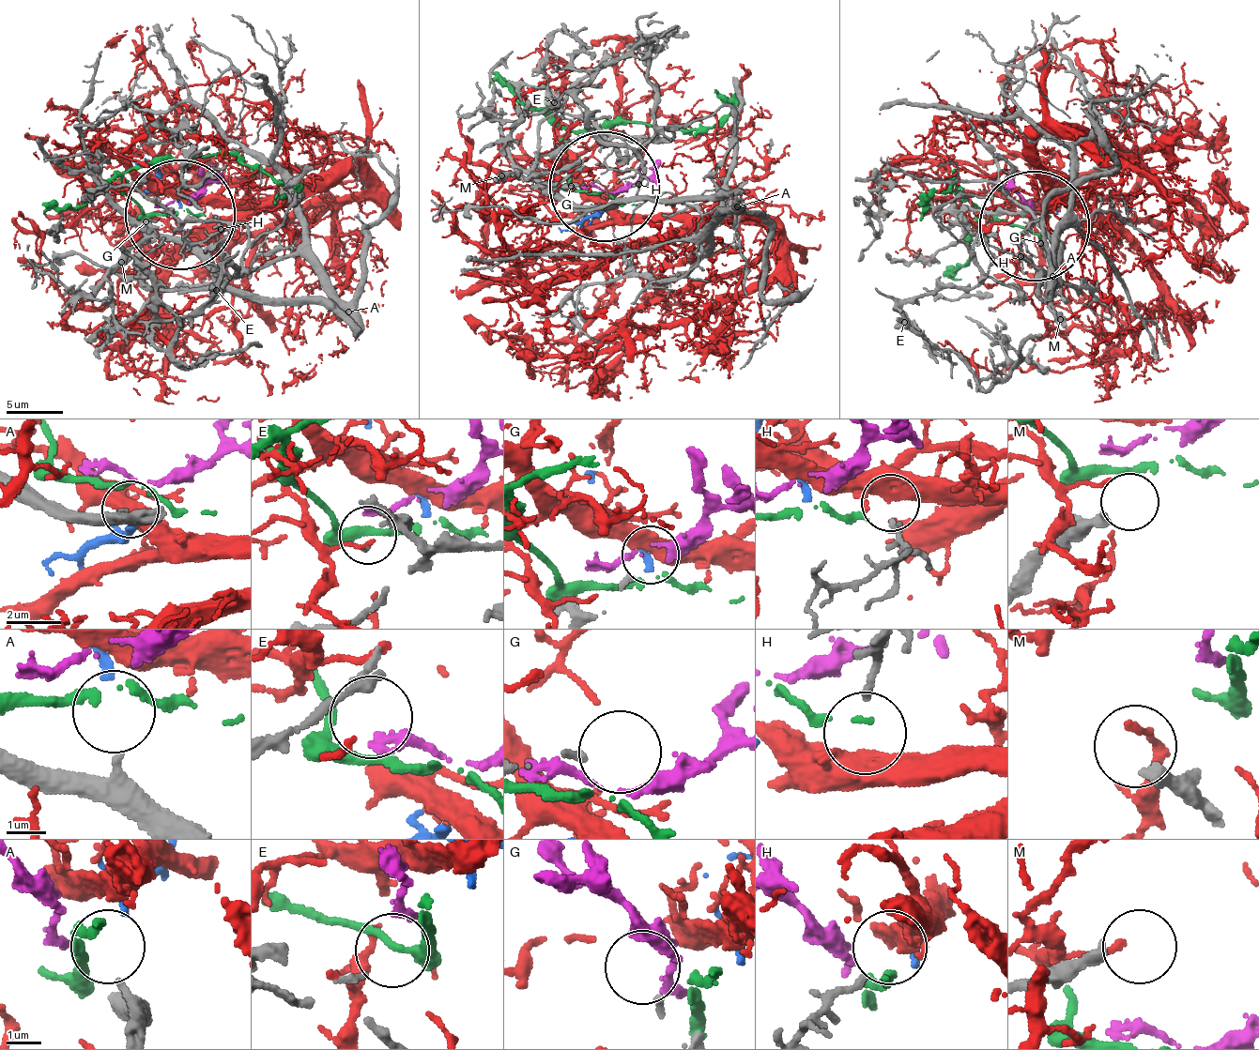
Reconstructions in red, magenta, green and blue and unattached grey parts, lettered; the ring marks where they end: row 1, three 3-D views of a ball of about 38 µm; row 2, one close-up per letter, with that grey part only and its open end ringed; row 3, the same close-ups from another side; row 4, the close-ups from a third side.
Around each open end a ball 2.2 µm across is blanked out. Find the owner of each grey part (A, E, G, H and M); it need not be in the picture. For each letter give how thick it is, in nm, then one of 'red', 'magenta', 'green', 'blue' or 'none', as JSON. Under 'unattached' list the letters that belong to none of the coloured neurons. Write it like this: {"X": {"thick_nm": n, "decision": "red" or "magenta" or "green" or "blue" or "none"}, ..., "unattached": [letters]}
{"A": {"thick_nm": 280, "decision": "blue"}, "E": {"thick_nm": 160, "decision": "magenta"}, "G": {"thick_nm": 180, "decision": "none"}, "H": {"thick_nm": 180, "decision": "red"}, "M": {"thick_nm": 360, "decision": "none"}, "unattached": ["G", "M"]}

